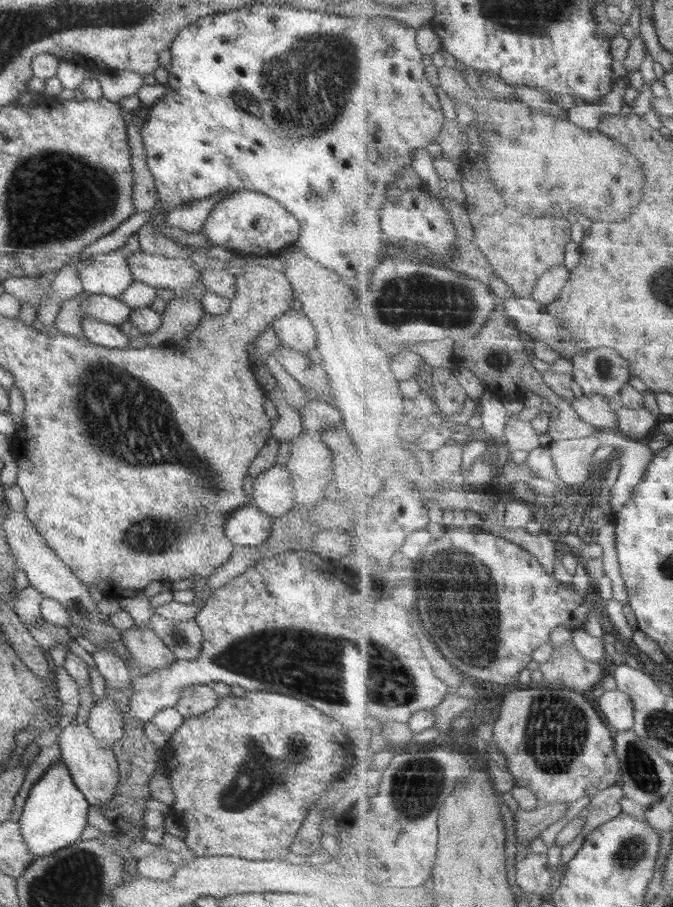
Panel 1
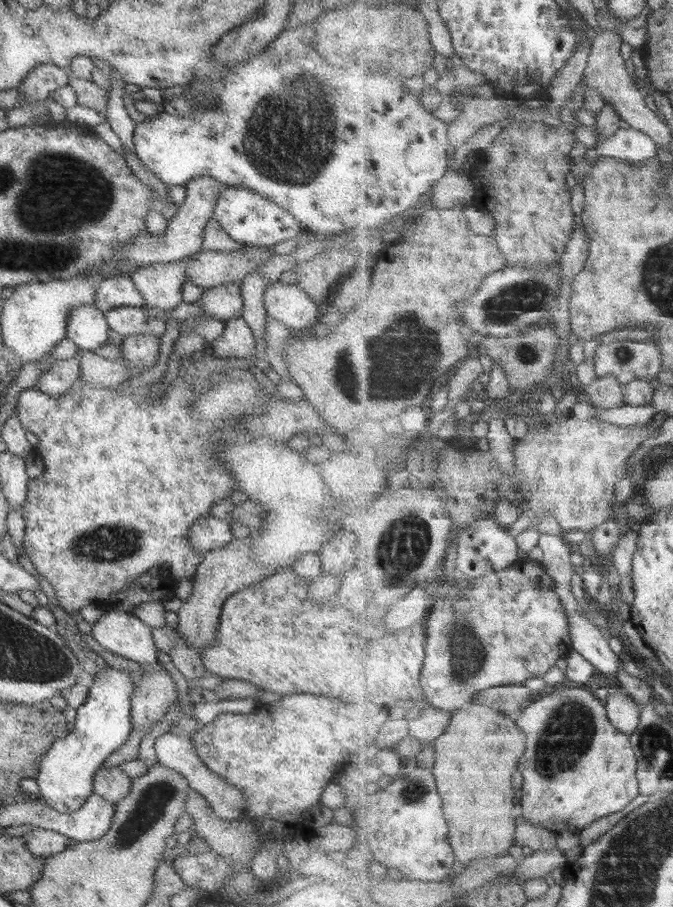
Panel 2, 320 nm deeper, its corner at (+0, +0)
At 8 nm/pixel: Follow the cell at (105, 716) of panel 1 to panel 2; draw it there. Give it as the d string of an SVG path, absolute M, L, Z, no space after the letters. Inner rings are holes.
M118 766L97 770L92 776L92 793L111 804L125 798L130 786L131 778L125 776Z

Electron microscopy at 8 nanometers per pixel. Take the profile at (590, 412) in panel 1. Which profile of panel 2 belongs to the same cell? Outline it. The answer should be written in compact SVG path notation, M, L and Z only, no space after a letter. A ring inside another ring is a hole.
M616 376L598 377L583 388L585 399L598 409L617 408L626 404L623 385Z

